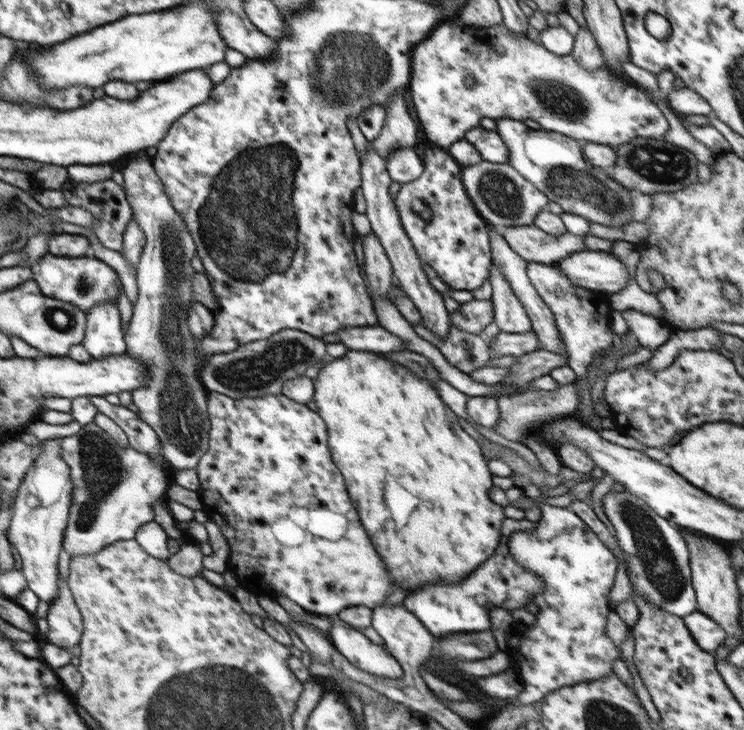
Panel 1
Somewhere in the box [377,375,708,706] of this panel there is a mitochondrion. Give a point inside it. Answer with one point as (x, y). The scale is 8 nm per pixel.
(660, 567)

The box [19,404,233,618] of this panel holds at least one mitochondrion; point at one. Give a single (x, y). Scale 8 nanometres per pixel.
(101, 467)

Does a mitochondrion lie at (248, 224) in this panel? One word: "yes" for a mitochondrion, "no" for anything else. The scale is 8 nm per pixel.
yes

